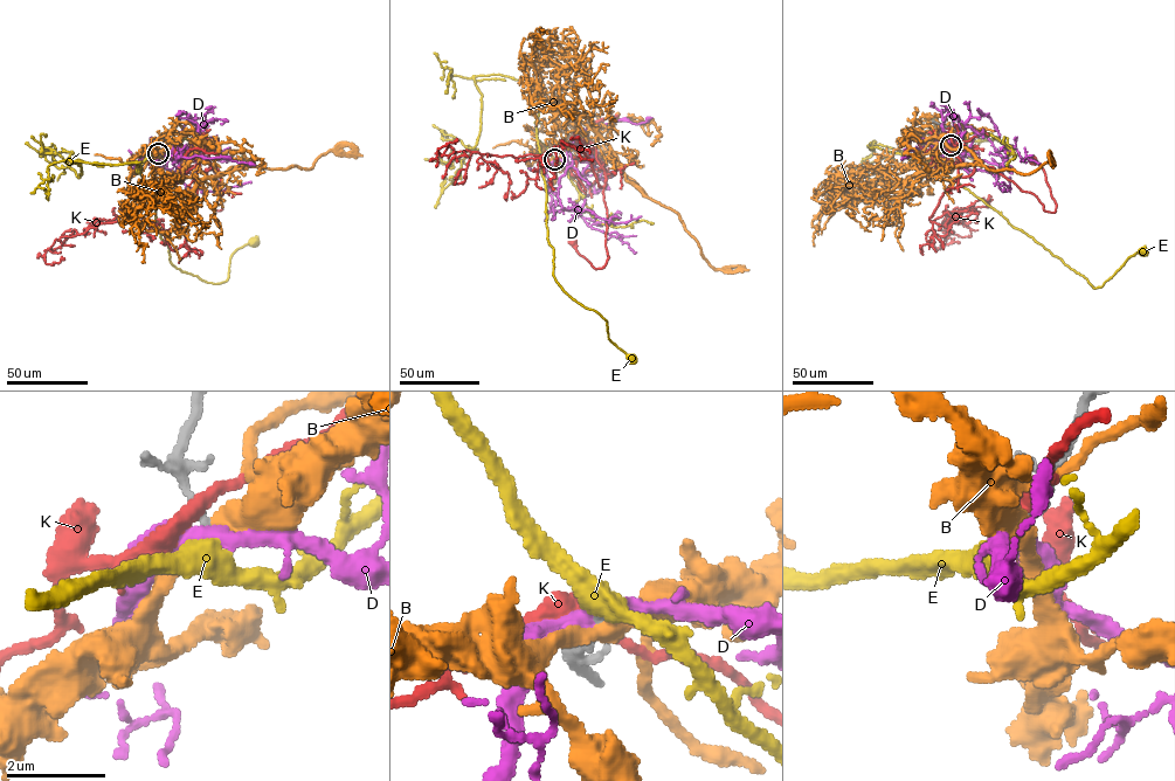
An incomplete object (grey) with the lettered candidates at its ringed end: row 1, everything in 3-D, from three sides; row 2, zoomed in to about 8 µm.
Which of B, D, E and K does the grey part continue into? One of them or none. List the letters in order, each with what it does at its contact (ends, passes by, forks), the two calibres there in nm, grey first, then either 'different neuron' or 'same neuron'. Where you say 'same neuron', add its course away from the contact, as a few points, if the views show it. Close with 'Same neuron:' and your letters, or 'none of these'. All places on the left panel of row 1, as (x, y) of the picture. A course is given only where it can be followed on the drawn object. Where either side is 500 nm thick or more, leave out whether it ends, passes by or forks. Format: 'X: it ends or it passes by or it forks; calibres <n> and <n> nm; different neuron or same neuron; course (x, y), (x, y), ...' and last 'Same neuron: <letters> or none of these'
B: it passes by; calibres 170 and 360 nm; different neuron
D: it passes by; calibres 170 and 380 nm; different neuron
E: it passes by; calibres 150 and 440 nm; same neuron; course (158, 153), (146, 159), (140, 172), (172, 264), (206, 282), (225, 282), (232, 255), (253, 242)
K: it passes by; calibres 200 and 320 nm; different neuron
Same neuron: E

